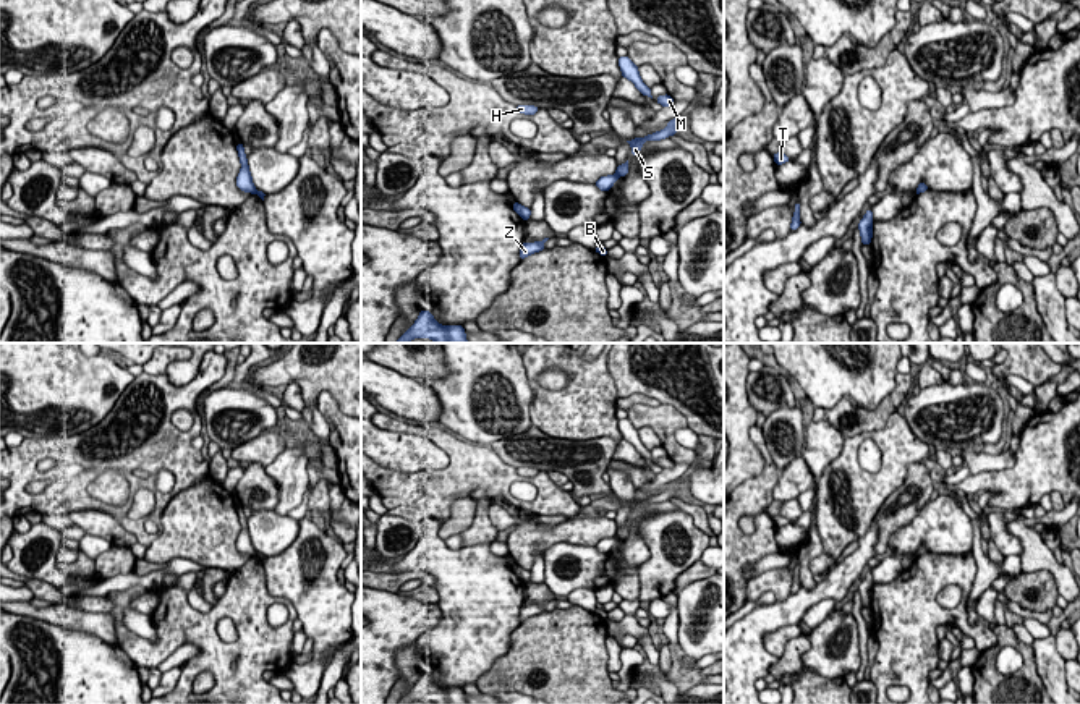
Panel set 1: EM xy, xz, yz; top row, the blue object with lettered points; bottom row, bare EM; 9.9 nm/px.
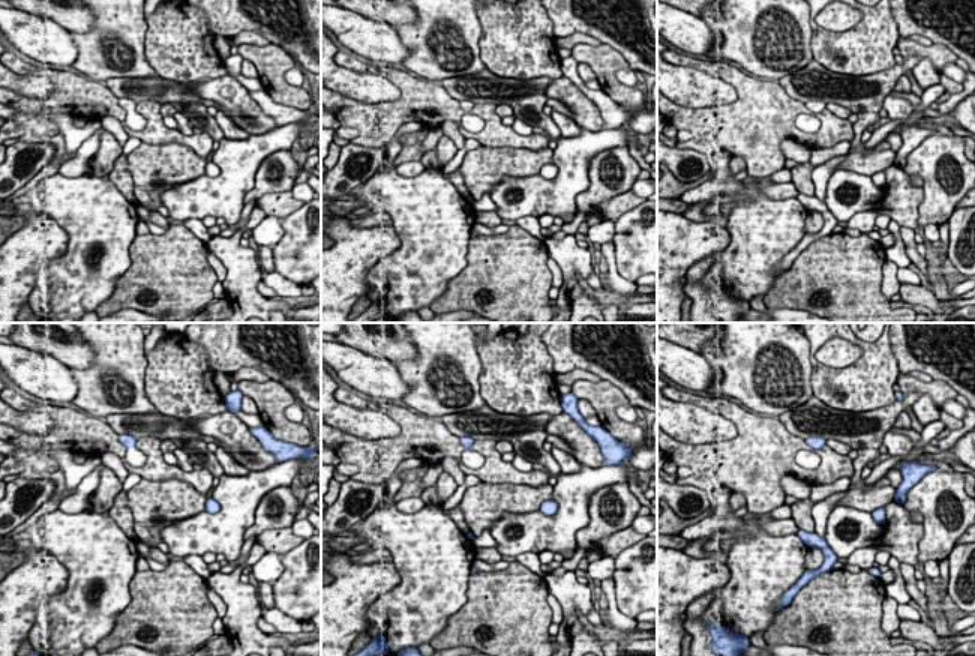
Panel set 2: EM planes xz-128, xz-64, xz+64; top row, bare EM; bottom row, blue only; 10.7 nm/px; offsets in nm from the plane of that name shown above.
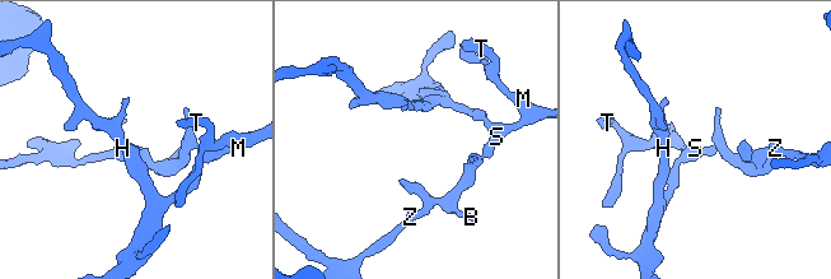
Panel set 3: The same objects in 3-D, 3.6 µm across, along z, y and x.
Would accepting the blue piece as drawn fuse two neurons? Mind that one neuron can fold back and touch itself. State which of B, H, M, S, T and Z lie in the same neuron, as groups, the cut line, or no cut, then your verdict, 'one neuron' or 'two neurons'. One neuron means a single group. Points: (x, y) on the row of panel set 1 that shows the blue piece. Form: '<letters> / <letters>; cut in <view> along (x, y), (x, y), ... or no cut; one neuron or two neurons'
B Z / H M S T; cut in yz along (915, 190), (918, 193); two neurons

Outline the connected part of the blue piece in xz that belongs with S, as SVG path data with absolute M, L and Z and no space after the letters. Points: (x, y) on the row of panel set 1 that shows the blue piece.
M680 115L680 117L674 118L674 120L669 120L669 125L667 125L664 129L657 131L657 133L648 134L646 138L638 138L638 136L636 136L635 139L627 141L627 142L631 146L631 157L636 155L636 154L641 151L641 146L643 146L646 141L659 141L659 139L665 139L665 138L669 138L669 136L672 136L672 134L677 134L677 131L678 131L678 121L677 121L677 120L678 120L678 118L682 120L683 128L685 128L685 126L687 126L685 115Z

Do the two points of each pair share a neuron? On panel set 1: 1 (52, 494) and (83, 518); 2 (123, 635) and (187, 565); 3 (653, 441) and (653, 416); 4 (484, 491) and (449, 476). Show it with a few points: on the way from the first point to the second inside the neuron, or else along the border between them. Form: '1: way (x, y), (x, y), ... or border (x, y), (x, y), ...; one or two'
1: border (68, 513), (102, 510), (112, 517); two
2: border (162, 585), (153, 589), (131, 586), (125, 593); two
3: border (638, 428), (650, 426), (663, 445); two
4: way (476, 483), (471, 478), (457, 478); one

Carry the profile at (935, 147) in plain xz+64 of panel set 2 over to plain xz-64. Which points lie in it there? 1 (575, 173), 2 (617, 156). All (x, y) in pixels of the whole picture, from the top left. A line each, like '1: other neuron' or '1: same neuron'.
1: other neuron
2: same neuron

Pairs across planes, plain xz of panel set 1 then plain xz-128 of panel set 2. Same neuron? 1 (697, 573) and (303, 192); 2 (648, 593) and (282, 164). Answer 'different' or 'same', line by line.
1: different
2: same

